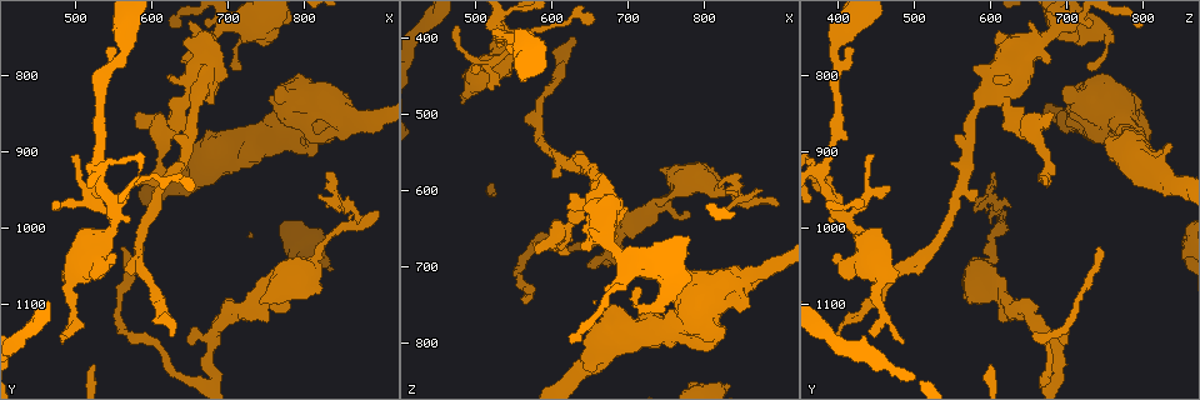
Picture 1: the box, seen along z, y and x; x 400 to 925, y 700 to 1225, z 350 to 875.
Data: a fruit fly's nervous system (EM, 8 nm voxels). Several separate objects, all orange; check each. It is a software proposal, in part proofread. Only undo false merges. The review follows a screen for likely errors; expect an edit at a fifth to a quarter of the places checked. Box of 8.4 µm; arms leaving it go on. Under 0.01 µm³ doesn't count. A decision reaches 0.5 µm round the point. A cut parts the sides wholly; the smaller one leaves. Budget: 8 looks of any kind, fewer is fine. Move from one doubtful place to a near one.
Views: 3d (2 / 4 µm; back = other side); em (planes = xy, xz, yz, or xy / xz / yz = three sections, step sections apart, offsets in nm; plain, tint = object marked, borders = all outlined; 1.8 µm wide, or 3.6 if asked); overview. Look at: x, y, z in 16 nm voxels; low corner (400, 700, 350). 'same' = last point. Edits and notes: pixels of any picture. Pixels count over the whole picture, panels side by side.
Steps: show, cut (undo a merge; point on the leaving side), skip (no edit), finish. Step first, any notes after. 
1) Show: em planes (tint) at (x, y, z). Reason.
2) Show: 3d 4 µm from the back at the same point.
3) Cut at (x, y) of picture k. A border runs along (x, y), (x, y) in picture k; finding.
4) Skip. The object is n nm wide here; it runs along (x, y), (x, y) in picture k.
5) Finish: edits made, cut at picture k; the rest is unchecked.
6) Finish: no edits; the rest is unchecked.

Show: em planes (plain) at (550, 995, 415).

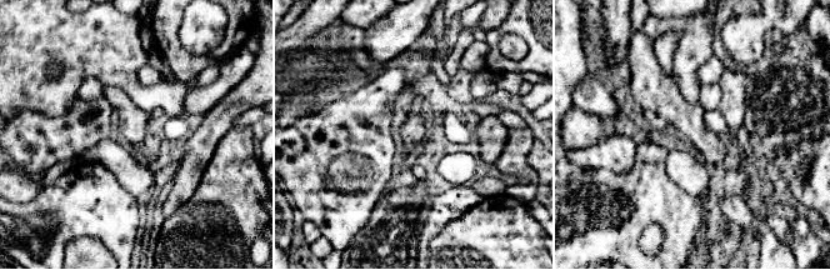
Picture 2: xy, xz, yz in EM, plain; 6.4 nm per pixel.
Show: em planes (tint) at the same point.

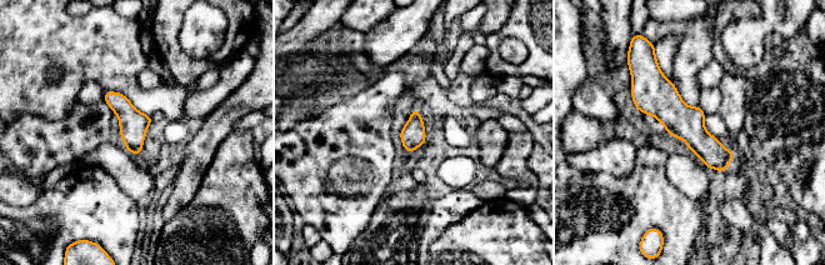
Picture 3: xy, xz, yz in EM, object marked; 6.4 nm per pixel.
Skip. The object is 160 nm wide here; it runs along (655, 70), (655, 94), (723, 168) in picture 3; one neuron here.

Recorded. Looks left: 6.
Show: 3d 4 µm at (490, 1080, 450).

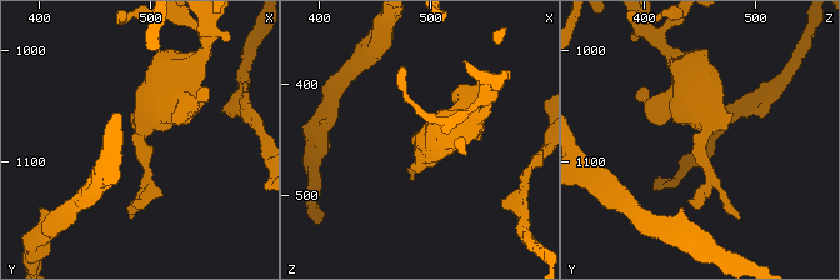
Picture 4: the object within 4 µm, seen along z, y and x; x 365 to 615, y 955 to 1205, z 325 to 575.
Show: em 3.6 µm yz step 16 (tint) at (490, 1078, 448).

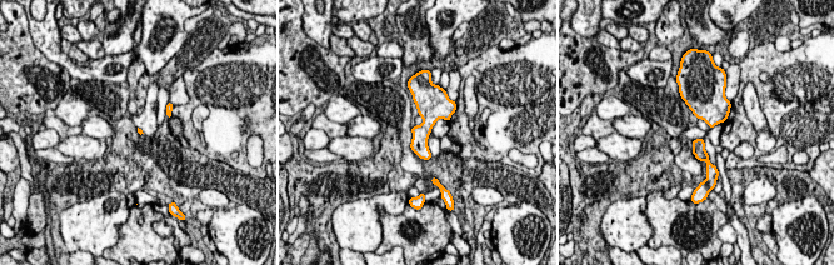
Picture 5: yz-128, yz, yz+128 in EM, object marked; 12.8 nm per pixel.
Skip. The object is 60 nm wide here; continuous, no second neuron.

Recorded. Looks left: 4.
Show: 3d 4 µm at (550, 785, 400). A fork.

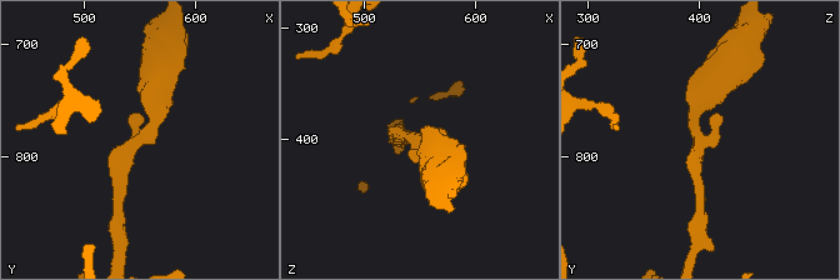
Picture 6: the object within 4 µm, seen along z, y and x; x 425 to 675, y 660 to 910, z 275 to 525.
Show: em planes (tint) at (550, 784, 402). Shape alone is not enough.

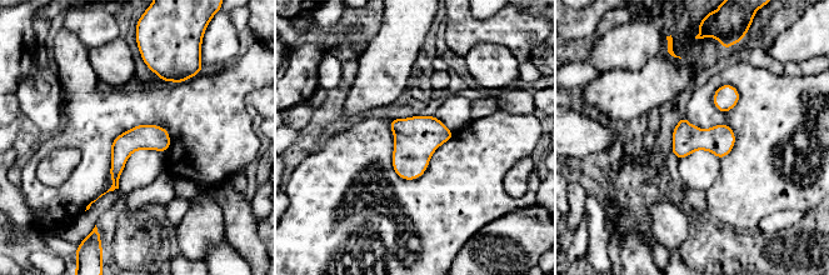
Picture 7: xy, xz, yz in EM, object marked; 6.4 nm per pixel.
Skip. The object is 160 nm wide here; it runs along (163, 131), (119, 156), (115, 185) in picture 7; continuous, no second neuron.

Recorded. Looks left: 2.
Finish: no edits; the rest is unchecked.

